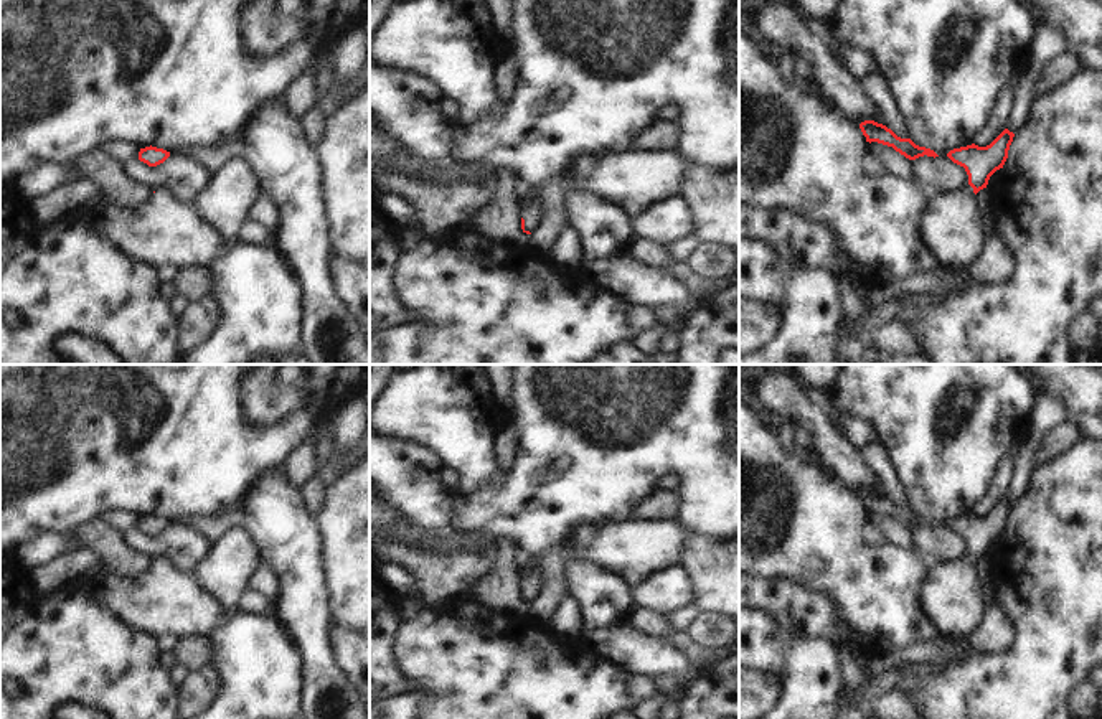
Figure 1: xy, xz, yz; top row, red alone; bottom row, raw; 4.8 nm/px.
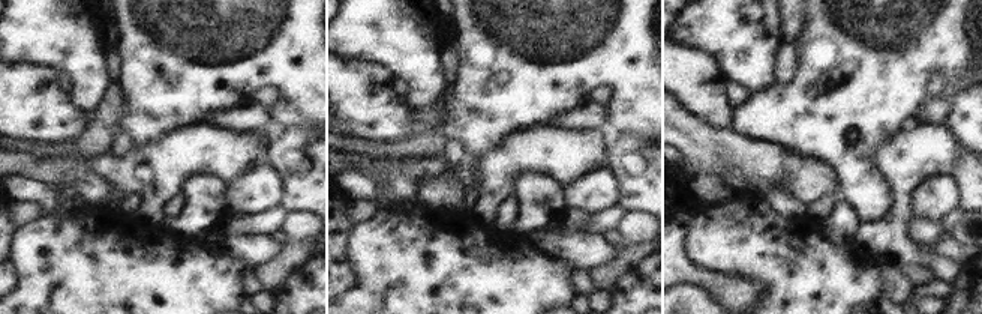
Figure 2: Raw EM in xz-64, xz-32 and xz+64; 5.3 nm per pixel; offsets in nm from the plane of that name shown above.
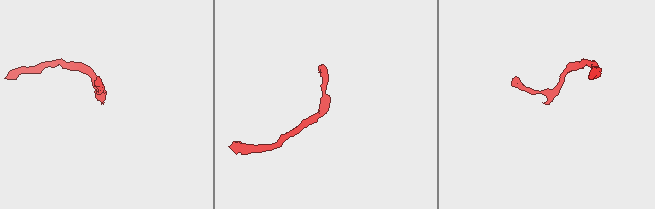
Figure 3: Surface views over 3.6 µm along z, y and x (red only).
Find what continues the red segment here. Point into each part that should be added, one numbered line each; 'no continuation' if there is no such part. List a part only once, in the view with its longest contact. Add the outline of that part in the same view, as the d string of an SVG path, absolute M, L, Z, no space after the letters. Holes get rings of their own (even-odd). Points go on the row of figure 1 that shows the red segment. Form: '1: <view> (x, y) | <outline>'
1: xz (533, 208) | M536 193L526 195L526 203L523 206L525 231L536 231L543 218L543 201Z

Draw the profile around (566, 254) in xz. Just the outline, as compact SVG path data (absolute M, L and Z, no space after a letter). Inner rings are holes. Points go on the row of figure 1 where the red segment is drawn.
M574 228L566 229L548 259L563 269L581 267L581 233Z

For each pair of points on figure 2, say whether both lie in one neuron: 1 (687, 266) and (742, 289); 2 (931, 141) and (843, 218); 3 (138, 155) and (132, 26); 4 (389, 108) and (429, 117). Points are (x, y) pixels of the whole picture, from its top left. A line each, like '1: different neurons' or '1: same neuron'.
1: same neuron
2: different neurons
3: different neurons
4: different neurons

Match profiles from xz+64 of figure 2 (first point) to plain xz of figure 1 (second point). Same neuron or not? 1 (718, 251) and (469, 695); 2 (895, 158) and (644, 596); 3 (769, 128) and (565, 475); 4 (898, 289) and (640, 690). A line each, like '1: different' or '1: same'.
1: same
2: different
3: same
4: same

